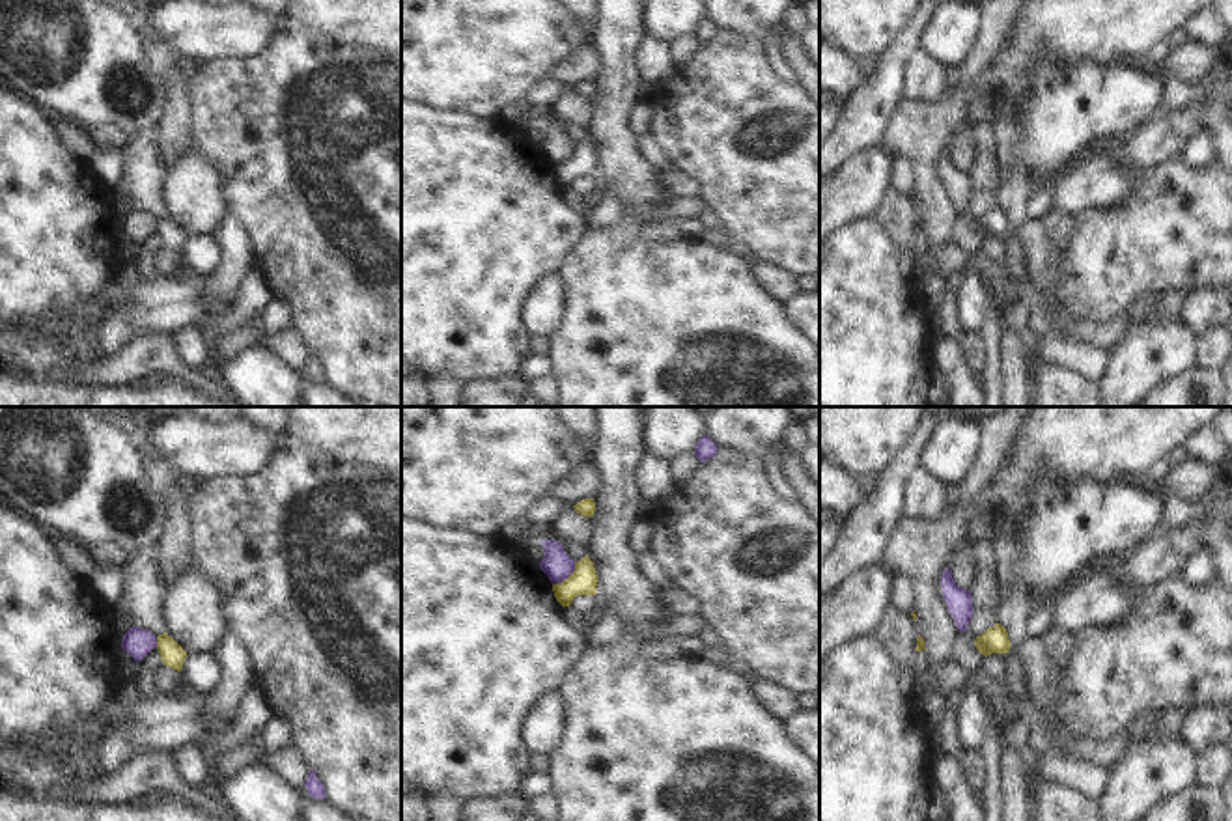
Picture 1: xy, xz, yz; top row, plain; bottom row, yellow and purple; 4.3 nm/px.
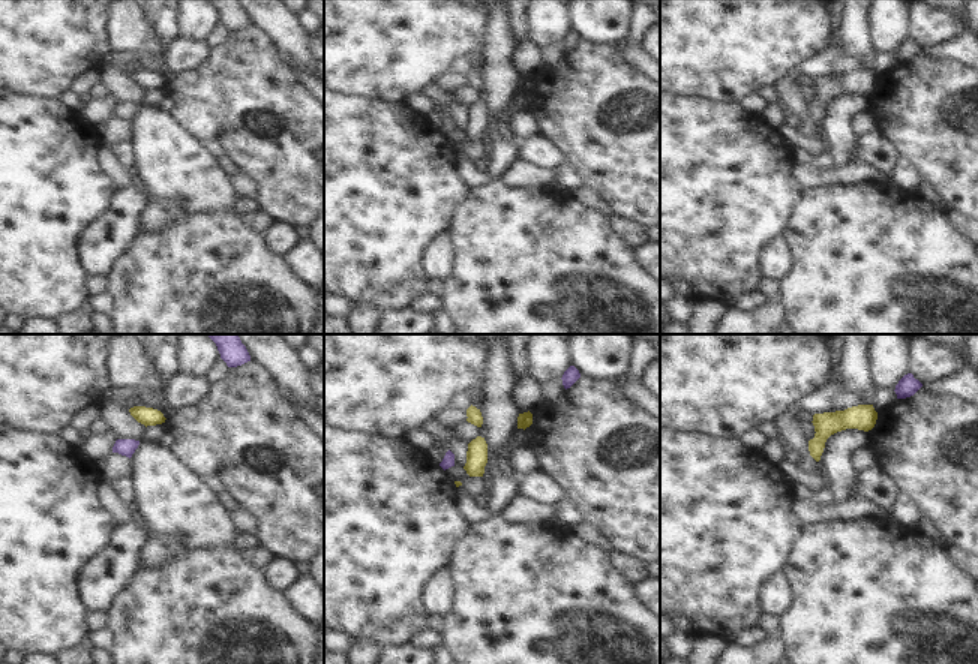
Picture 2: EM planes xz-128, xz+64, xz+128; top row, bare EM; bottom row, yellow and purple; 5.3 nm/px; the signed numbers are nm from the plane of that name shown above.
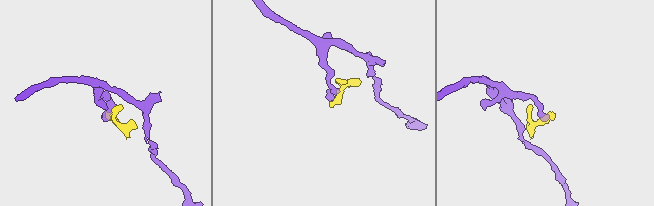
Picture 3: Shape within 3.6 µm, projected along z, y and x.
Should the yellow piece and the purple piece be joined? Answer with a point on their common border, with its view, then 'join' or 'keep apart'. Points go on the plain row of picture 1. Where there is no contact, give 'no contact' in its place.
xz (568, 159) | keep apart

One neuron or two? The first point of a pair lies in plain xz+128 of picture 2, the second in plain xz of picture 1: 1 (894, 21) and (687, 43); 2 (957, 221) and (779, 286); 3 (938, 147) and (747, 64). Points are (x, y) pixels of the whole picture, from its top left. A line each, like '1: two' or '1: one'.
1: two
2: one
3: one

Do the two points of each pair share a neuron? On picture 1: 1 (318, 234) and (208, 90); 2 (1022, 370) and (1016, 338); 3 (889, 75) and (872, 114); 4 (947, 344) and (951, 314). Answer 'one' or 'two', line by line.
1: one
2: one
3: one
4: two

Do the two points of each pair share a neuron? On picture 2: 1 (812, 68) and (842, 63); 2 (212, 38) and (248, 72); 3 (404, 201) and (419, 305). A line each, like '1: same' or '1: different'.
1: same
2: different
3: different

